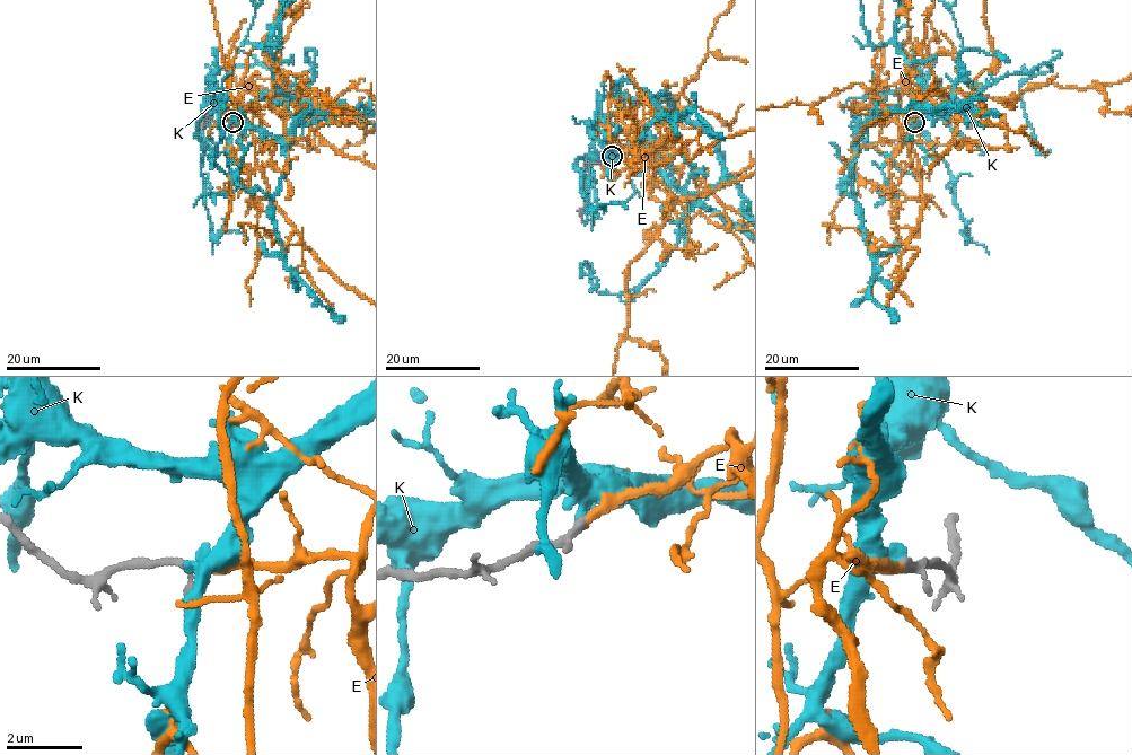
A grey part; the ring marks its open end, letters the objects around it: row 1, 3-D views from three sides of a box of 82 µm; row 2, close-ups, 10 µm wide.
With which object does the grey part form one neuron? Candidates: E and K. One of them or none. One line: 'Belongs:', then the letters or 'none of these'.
Belongs: E

